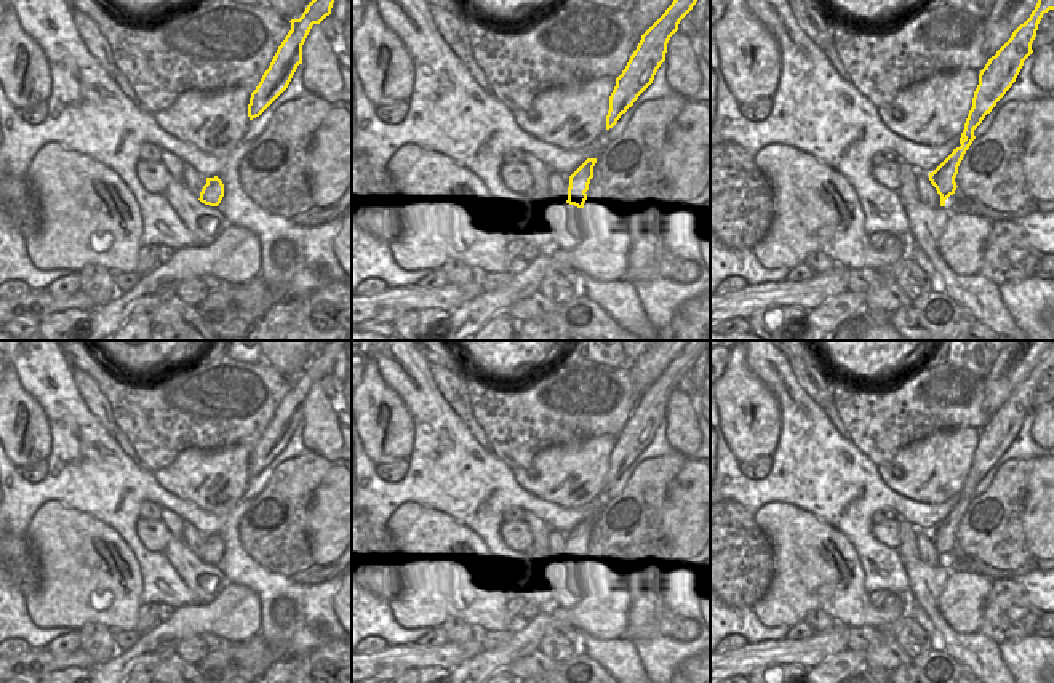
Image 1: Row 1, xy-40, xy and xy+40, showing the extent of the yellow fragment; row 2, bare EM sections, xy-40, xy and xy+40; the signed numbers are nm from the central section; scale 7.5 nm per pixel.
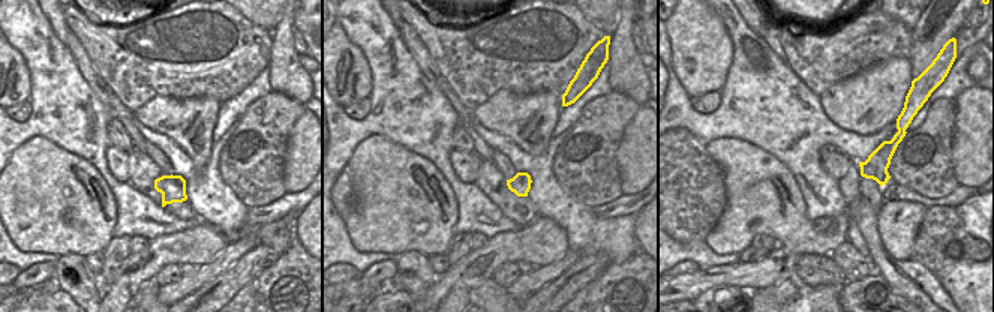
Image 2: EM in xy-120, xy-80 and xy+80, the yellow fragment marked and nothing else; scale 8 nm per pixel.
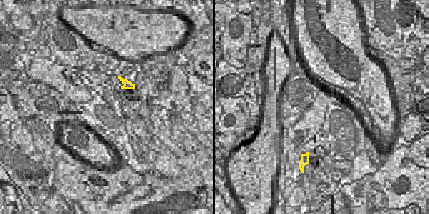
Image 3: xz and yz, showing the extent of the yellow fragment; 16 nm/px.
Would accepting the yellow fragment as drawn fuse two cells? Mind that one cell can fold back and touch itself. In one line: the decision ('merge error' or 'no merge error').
no merge error

